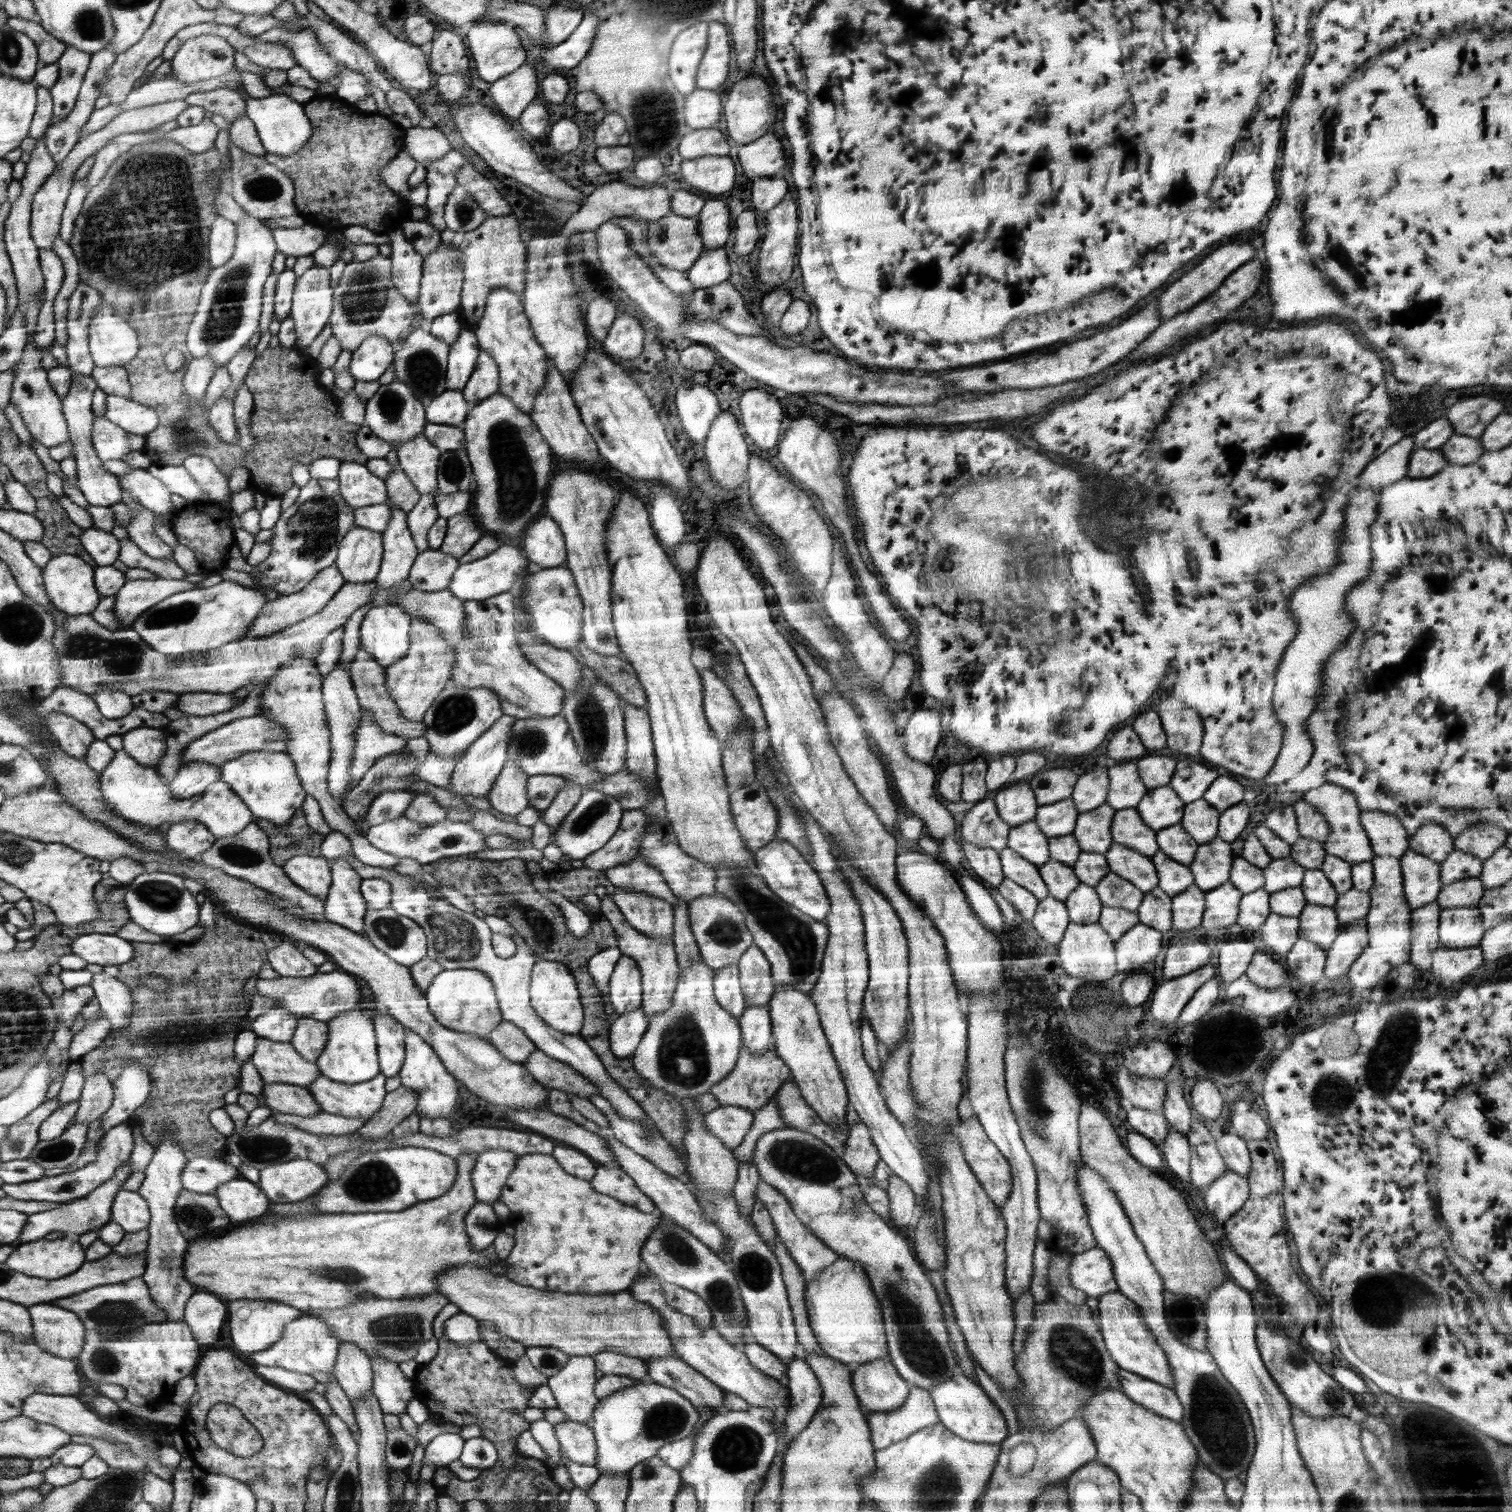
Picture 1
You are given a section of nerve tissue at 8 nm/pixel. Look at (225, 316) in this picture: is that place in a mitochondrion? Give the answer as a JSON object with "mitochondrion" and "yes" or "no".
{"mitochondrion":"yes"}

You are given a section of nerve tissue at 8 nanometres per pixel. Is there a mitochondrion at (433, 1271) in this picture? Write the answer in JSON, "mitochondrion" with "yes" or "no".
{"mitochondrion":"no"}

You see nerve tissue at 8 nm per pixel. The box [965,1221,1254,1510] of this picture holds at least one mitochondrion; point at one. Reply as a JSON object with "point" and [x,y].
{"point":[1215,1420]}

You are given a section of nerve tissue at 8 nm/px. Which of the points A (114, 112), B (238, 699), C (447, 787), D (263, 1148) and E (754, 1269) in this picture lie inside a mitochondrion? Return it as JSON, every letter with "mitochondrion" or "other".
{"A":"other","B":"other","C":"other","D":"mitochondrion","E":"mitochondrion"}

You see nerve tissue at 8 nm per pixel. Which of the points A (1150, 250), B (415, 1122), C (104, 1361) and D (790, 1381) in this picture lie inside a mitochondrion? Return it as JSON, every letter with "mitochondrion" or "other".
{"A":"other","B":"other","C":"mitochondrion","D":"other"}

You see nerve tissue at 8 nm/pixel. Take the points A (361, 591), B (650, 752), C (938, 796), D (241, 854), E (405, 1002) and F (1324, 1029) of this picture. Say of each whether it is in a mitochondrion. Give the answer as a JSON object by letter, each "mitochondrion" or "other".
{"A":"other","B":"other","C":"other","D":"mitochondrion","E":"other","F":"other"}

